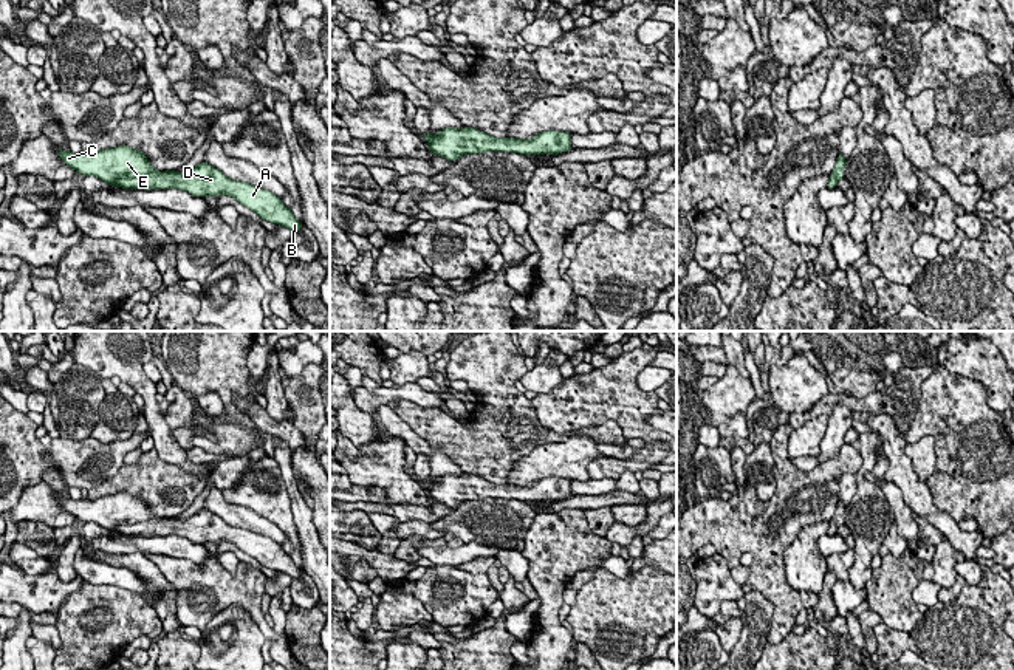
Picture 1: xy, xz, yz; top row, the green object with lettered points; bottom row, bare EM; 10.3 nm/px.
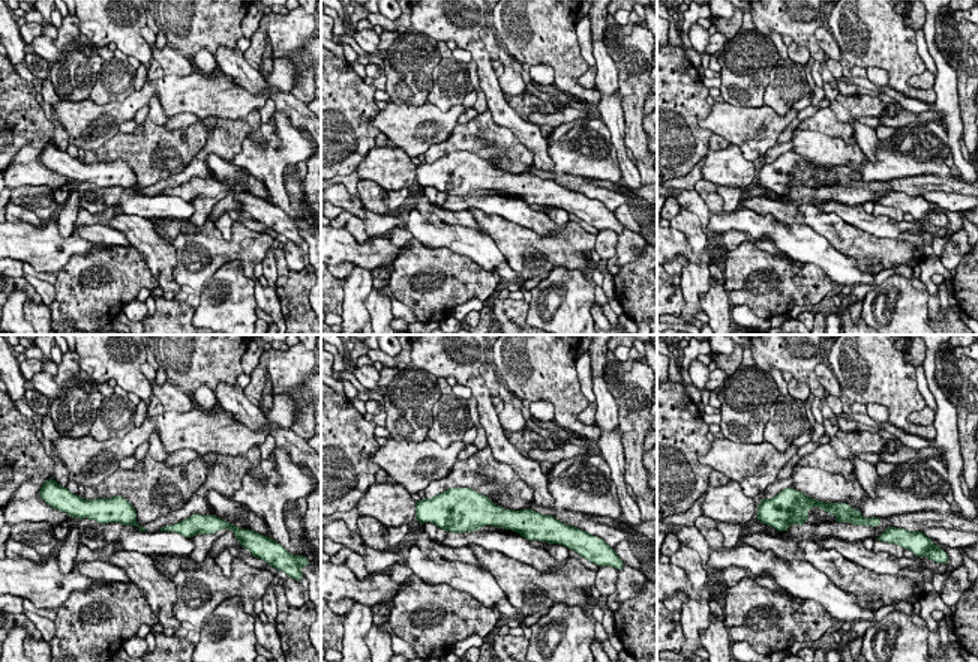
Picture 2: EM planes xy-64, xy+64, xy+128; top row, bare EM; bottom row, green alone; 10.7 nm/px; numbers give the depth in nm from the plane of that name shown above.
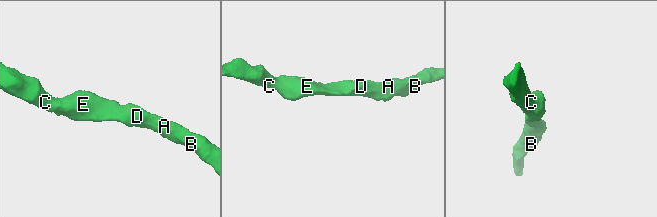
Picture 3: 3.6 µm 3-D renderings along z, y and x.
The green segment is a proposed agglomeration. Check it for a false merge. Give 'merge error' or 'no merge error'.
no merge error

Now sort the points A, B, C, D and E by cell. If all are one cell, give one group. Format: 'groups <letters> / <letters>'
groups A B C D E

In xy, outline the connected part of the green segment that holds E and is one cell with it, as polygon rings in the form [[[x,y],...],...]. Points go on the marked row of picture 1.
[[[116,145],[96,153],[73,153],[59,149],[59,156],[74,172],[98,176],[110,186],[144,190],[172,187],[201,198],[229,195],[262,220],[285,226],[293,232],[299,232],[303,226],[272,192],[231,179],[207,162],[197,164],[186,173],[158,172],[139,149],[128,145]]]

